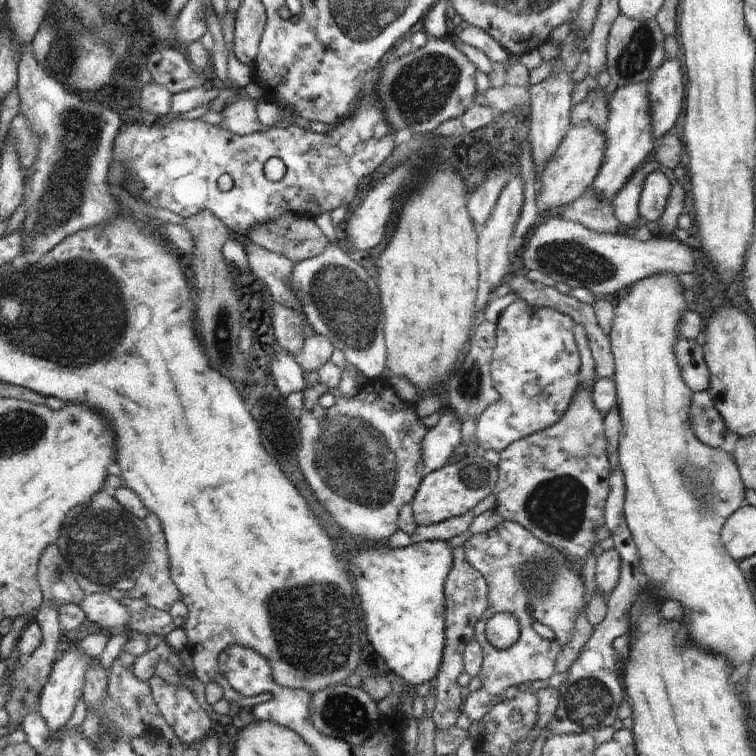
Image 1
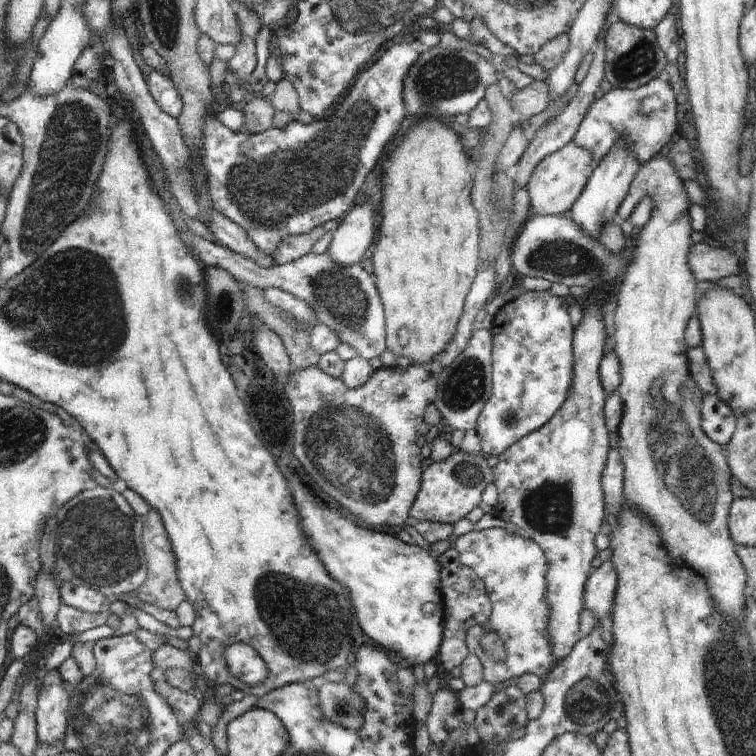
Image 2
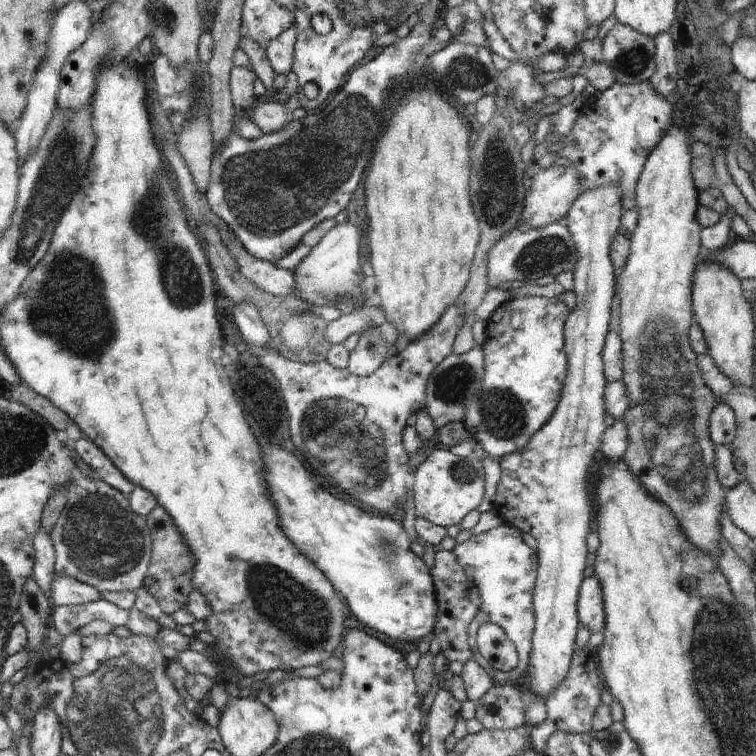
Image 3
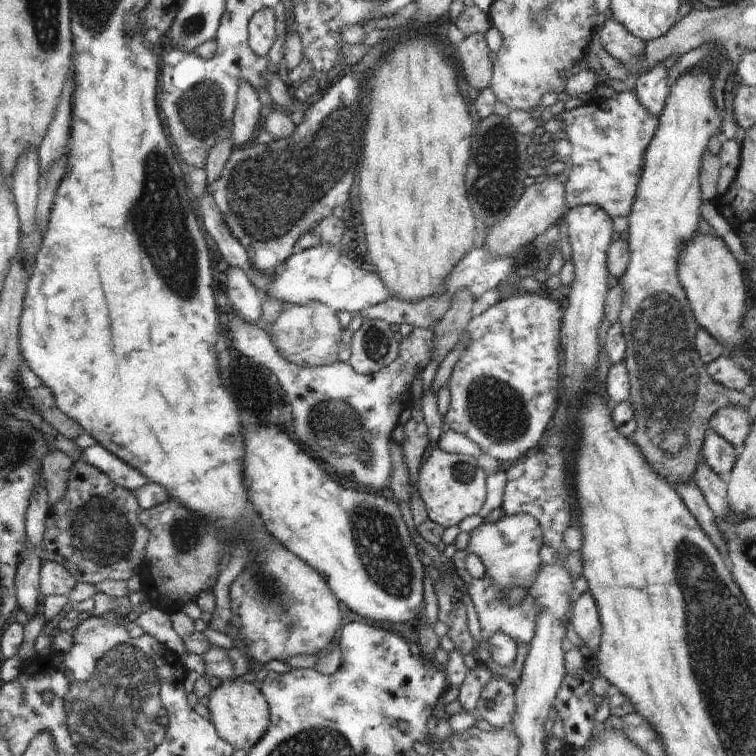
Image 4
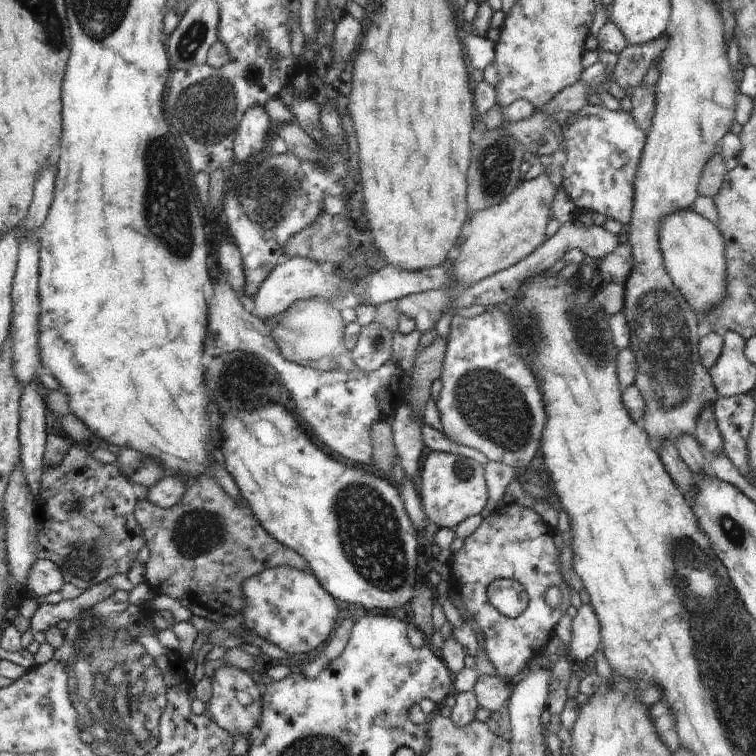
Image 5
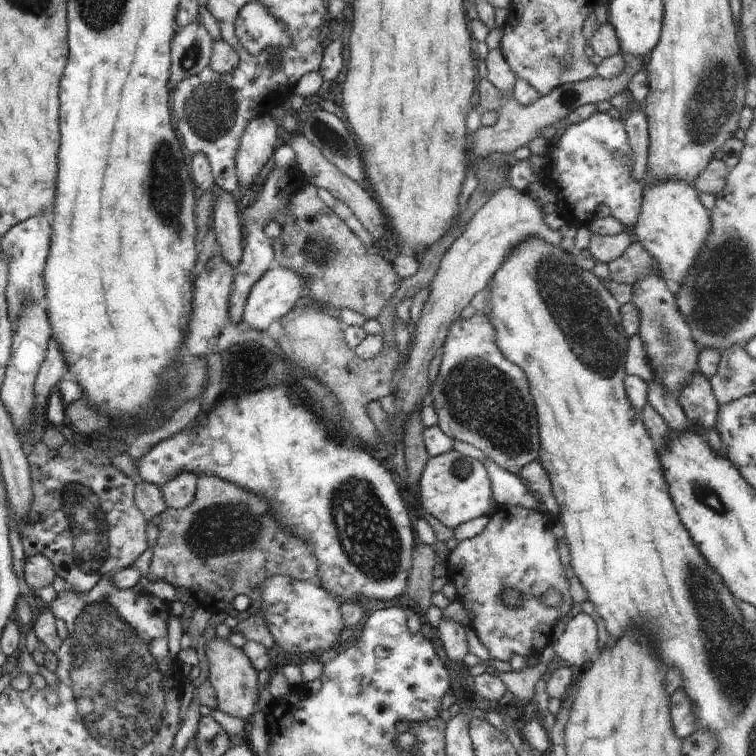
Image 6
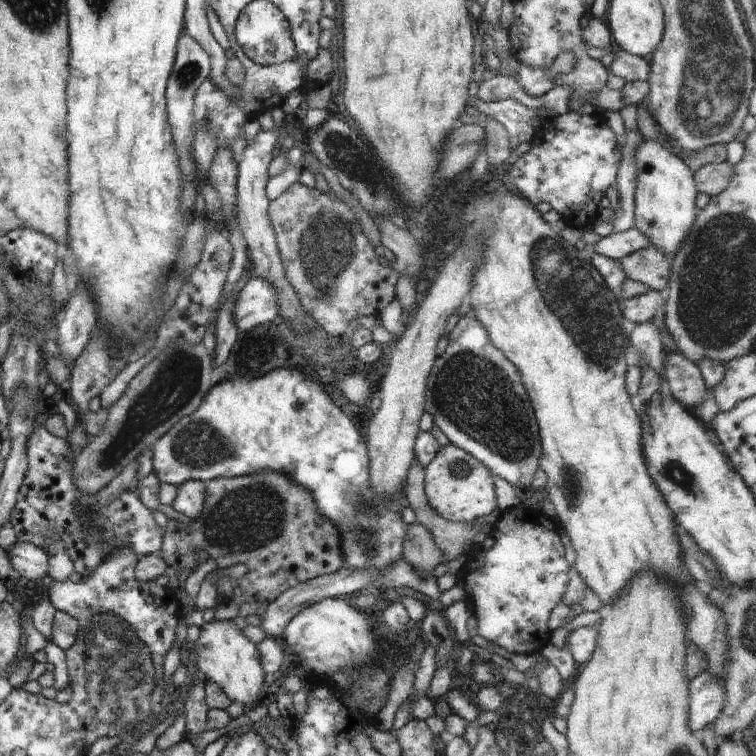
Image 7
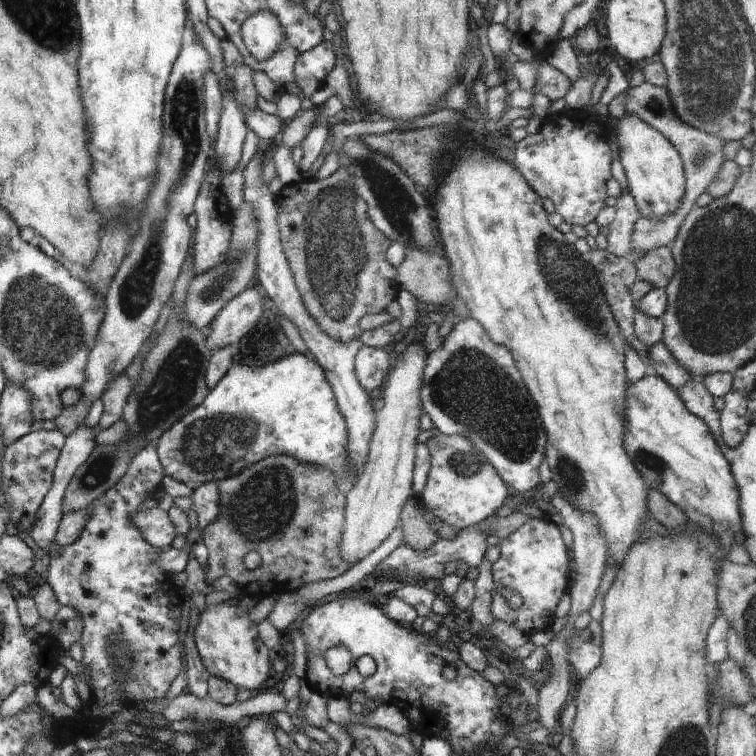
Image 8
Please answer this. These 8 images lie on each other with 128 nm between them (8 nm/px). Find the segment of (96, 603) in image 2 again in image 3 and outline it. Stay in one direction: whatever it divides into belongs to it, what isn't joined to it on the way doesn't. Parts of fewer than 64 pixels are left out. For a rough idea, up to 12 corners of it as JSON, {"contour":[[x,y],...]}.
{"contour":[[54,575],[49,598],[54,605],[98,601],[94,587]]}

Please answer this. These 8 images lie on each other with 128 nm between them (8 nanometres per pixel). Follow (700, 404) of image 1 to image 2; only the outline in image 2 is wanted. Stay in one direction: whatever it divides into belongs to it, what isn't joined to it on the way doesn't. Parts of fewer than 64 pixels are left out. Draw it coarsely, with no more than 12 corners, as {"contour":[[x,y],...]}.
{"contour":[[703,394],[701,427],[725,447],[735,412],[716,395]]}

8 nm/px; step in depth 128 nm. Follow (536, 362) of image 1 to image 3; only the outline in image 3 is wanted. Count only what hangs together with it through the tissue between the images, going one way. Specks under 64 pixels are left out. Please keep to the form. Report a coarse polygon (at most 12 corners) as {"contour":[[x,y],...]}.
{"contour":[[561,297],[486,320],[462,422],[499,460],[554,414],[567,371]]}

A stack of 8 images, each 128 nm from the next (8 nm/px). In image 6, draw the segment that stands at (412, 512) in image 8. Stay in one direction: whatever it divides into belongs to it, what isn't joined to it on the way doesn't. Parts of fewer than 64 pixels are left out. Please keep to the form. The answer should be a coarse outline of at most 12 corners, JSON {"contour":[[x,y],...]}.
{"contour":[[427,544],[414,546],[405,593],[423,617],[431,604],[436,564]]}

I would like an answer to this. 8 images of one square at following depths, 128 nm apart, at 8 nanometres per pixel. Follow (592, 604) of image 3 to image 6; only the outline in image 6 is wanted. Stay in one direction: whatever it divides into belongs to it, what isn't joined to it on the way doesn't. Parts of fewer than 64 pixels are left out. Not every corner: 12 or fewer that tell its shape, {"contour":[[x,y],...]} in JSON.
{"contour":[[574,616],[548,655],[569,667],[598,654],[593,617]]}

